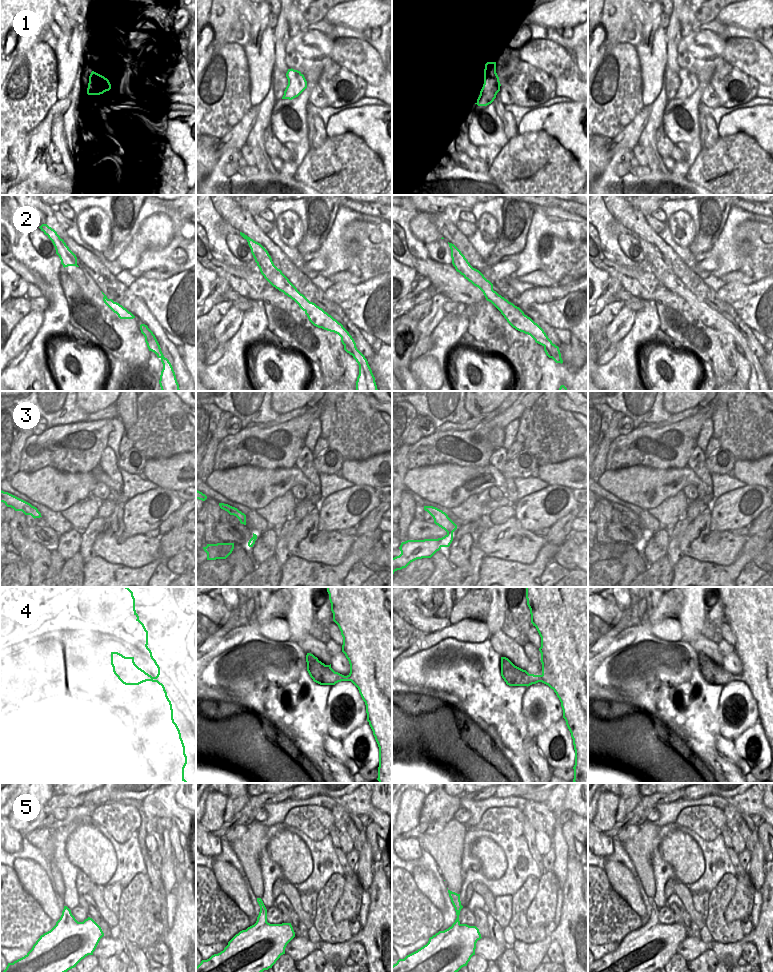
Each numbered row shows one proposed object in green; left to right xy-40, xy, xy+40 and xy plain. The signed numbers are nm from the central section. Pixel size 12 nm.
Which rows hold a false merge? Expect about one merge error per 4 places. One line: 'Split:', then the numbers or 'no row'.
Split: 1

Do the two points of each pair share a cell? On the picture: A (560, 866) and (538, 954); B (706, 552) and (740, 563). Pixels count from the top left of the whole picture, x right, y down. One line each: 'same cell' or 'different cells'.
A: different cells
B: different cells

